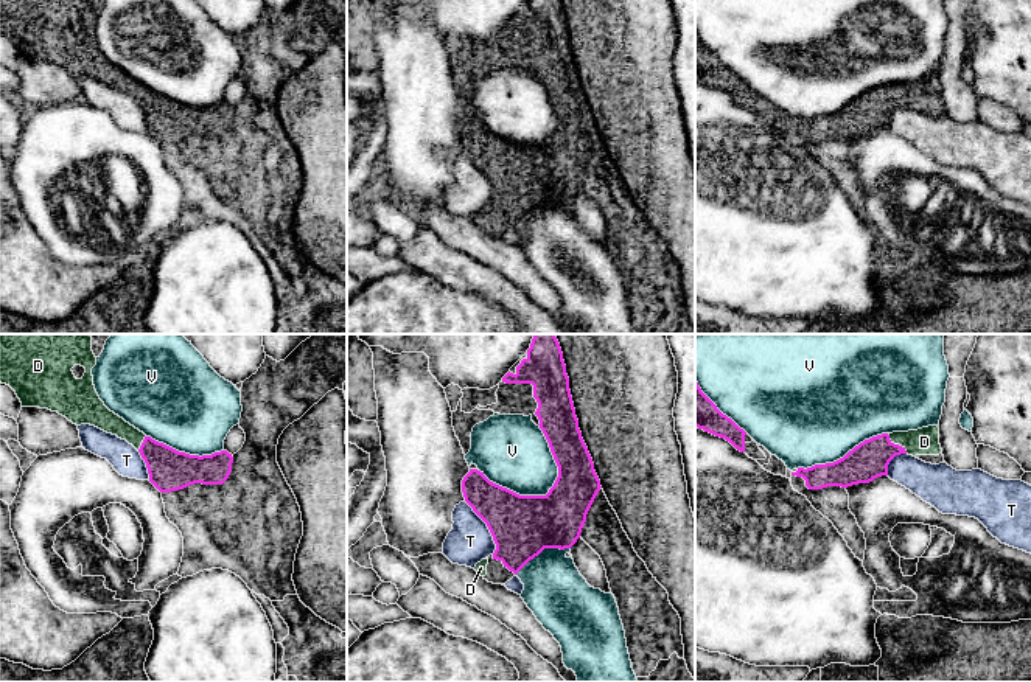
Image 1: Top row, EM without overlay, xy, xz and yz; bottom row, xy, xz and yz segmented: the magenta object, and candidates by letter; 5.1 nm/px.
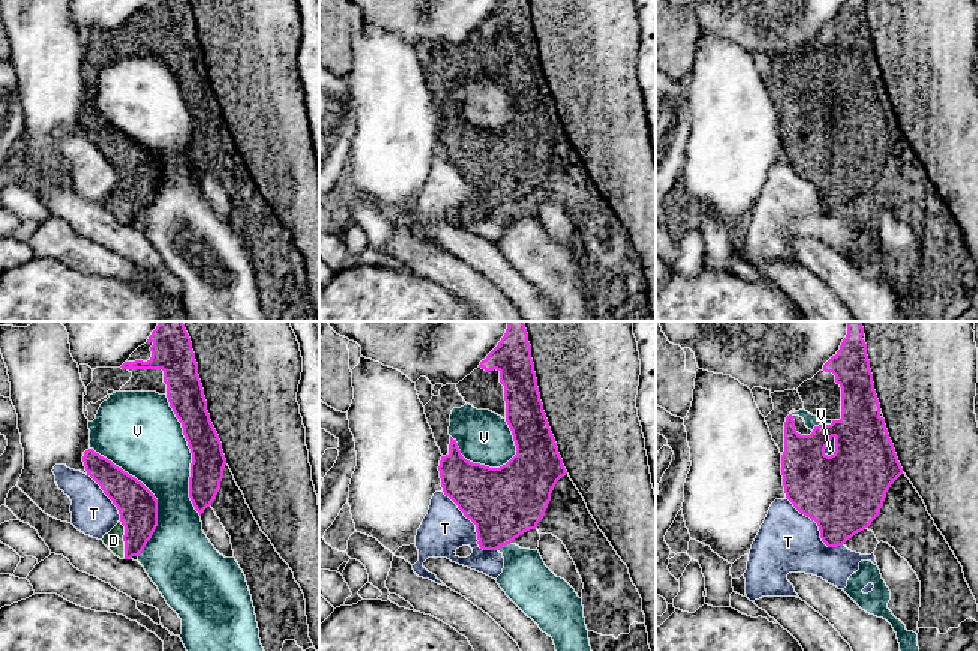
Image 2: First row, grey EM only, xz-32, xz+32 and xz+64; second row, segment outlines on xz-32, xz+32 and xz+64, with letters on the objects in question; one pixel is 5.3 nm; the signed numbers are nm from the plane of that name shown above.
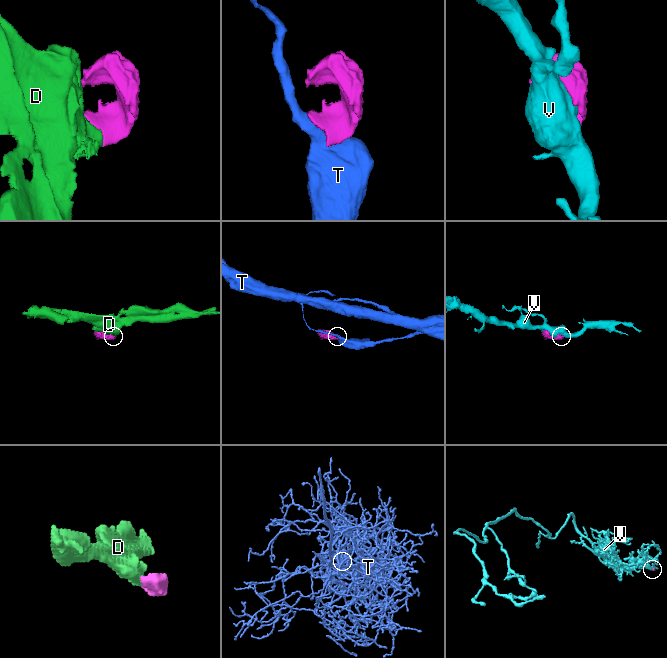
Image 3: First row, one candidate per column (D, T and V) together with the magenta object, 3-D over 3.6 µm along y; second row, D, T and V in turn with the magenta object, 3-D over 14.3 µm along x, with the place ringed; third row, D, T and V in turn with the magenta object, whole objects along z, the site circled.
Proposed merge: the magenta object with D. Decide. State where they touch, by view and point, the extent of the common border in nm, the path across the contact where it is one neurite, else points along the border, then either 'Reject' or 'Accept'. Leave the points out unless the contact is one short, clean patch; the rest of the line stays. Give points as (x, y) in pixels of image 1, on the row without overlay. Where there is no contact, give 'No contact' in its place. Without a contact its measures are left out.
Touches magenta at yz (896, 97). Shared border 150 nm. Accept

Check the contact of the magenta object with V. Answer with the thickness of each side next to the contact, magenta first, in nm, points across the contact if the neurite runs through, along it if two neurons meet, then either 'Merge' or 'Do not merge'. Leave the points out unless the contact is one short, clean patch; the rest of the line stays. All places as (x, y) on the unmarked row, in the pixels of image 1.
Thickness 320 nm (magenta) against 380 nm. Do not merge

